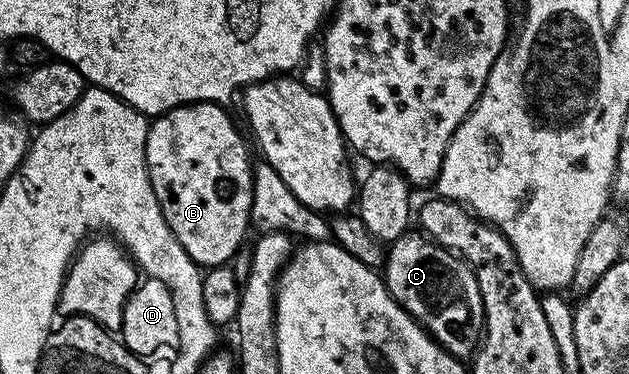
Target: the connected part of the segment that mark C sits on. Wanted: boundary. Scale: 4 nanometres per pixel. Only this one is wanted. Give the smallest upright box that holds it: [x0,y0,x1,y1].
[383,231,485,358]

